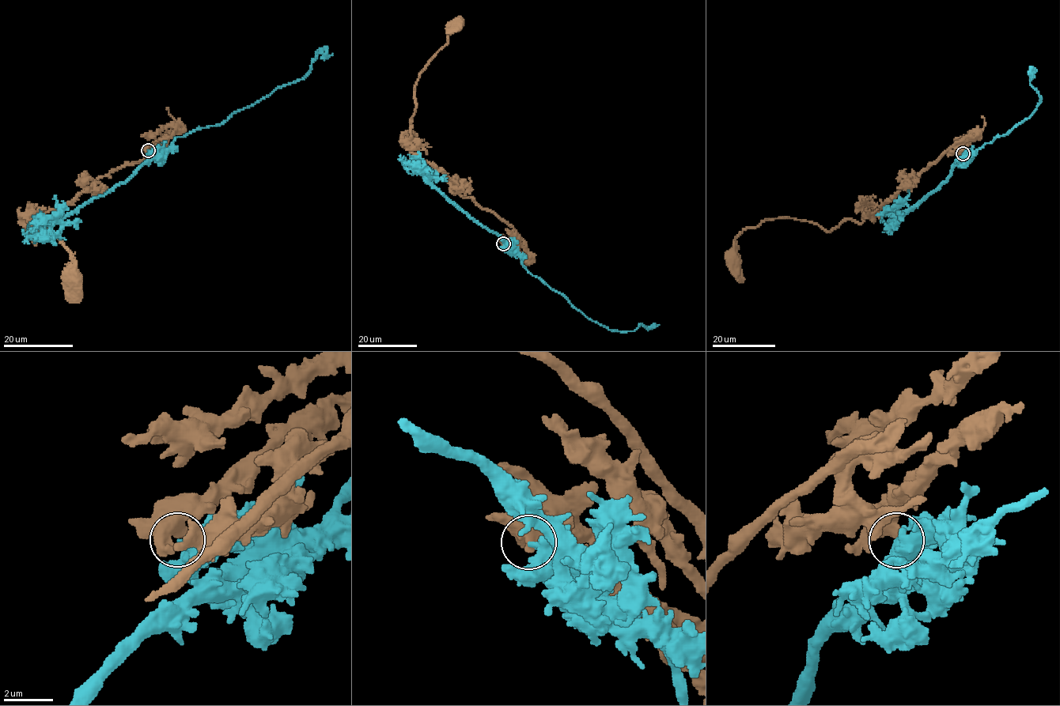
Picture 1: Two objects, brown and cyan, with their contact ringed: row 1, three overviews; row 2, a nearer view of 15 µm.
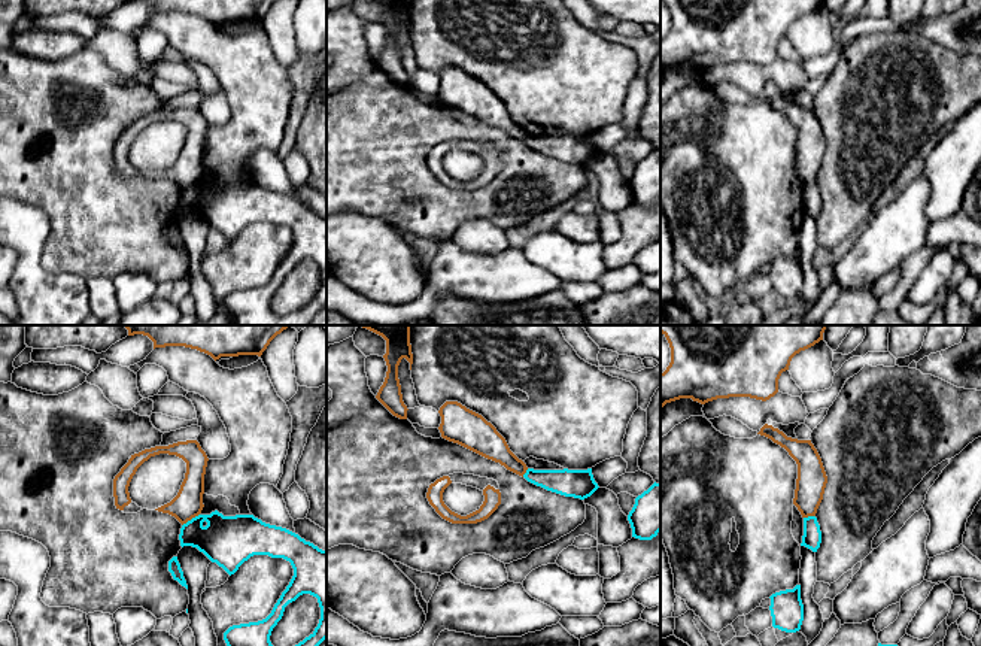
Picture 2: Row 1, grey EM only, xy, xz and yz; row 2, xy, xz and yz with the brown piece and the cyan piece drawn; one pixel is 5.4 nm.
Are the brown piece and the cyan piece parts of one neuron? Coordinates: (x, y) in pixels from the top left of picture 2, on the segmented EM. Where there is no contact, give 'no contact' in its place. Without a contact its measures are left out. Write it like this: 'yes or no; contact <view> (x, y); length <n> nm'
no; contact xy (190, 519); length 120 nm

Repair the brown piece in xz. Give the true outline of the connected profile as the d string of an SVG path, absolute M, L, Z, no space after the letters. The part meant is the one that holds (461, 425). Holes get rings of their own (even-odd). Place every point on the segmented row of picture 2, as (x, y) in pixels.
M446 401L440 410L441 437L458 443L523 477L528 467L508 448L505 439L482 415L458 401Z

